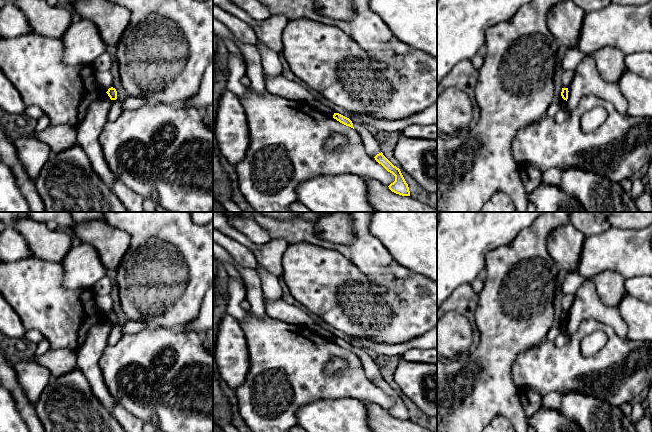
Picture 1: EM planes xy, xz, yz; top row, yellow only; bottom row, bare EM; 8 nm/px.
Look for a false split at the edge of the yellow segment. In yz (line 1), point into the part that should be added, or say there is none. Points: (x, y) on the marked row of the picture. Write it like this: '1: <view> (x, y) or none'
1: none

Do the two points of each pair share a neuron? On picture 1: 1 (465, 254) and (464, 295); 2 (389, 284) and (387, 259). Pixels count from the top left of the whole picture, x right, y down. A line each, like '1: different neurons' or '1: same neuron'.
1: different neurons
2: same neuron

